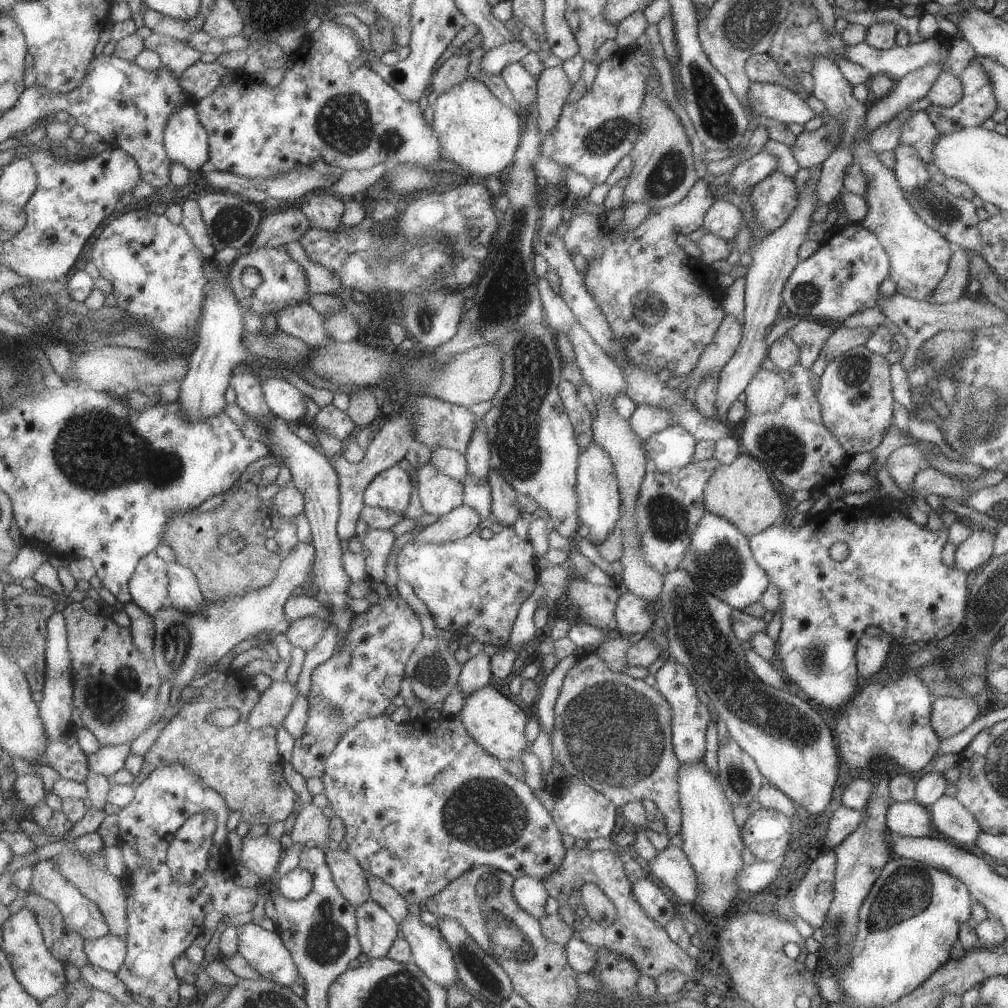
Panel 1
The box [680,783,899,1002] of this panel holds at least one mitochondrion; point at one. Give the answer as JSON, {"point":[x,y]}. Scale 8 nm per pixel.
{"point":[837,926]}

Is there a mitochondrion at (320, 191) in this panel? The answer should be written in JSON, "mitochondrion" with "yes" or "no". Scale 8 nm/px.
{"mitochondrion":"no"}

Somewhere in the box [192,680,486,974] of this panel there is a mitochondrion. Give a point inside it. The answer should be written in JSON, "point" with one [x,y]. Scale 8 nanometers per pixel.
{"point":[326,940]}

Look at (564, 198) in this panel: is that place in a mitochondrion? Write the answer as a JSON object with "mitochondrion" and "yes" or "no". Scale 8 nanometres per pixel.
{"mitochondrion":"no"}

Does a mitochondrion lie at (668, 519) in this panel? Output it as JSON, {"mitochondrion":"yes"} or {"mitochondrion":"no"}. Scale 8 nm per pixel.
{"mitochondrion":"yes"}

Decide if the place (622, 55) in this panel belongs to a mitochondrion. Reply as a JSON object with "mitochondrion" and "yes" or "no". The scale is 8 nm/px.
{"mitochondrion":"no"}

